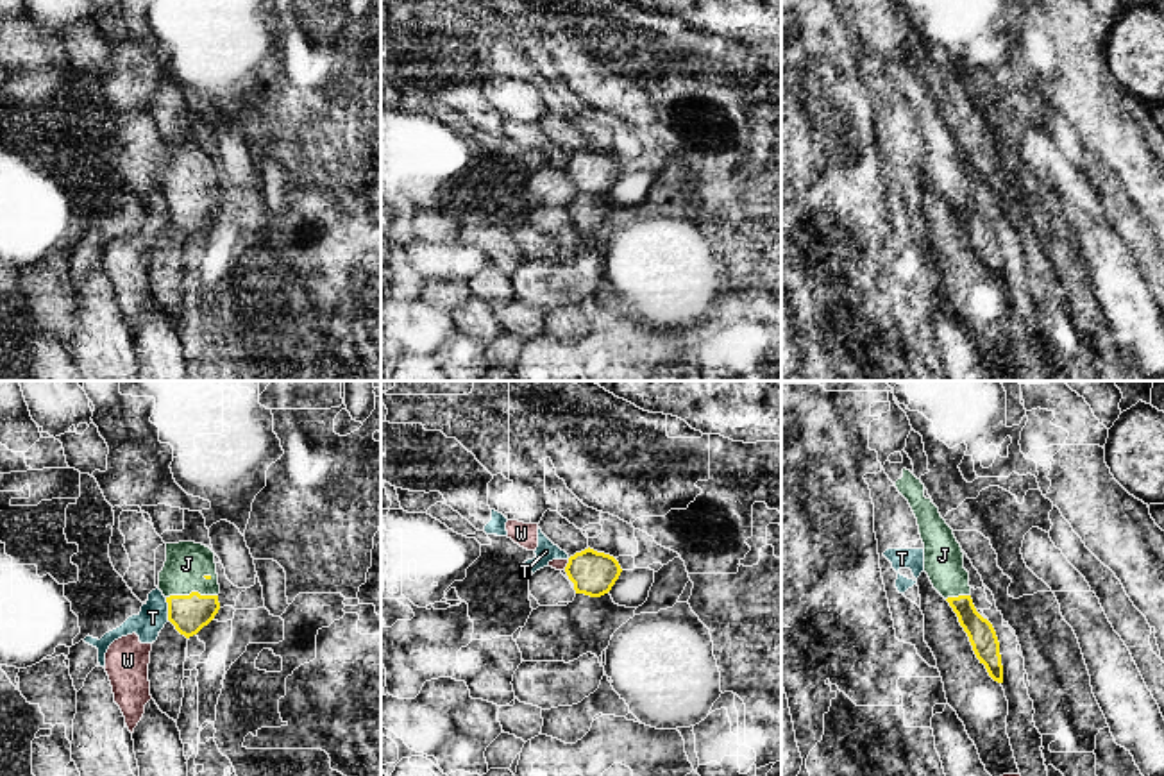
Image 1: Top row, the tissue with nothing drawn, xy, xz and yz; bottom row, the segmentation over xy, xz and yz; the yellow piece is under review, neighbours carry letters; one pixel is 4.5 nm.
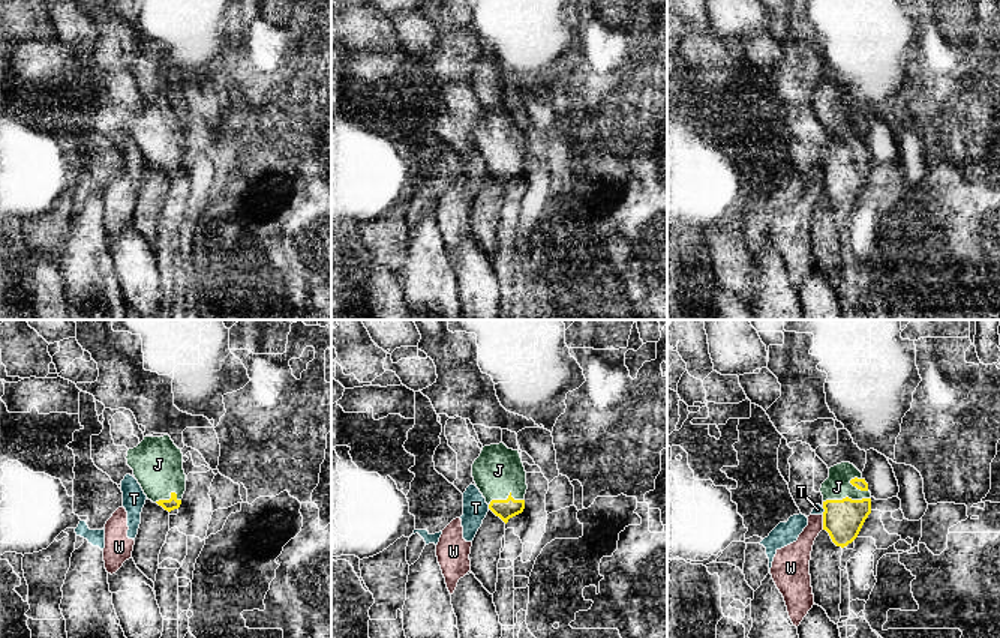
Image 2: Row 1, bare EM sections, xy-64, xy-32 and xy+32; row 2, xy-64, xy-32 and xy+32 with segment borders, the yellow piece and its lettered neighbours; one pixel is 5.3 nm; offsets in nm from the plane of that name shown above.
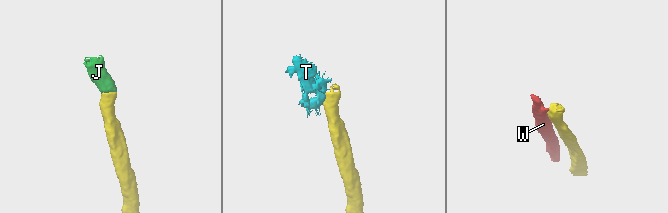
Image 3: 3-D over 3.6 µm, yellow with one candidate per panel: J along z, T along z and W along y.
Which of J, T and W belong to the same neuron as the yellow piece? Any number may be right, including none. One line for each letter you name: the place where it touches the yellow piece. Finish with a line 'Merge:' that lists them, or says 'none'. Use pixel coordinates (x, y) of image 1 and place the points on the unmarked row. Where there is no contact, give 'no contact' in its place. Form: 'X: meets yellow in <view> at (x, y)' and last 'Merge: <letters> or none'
J: meets yellow in xy at (192, 192)
Merge: J

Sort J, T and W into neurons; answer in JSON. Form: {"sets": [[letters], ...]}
{"sets": [["J"], ["T", "W"]]}

